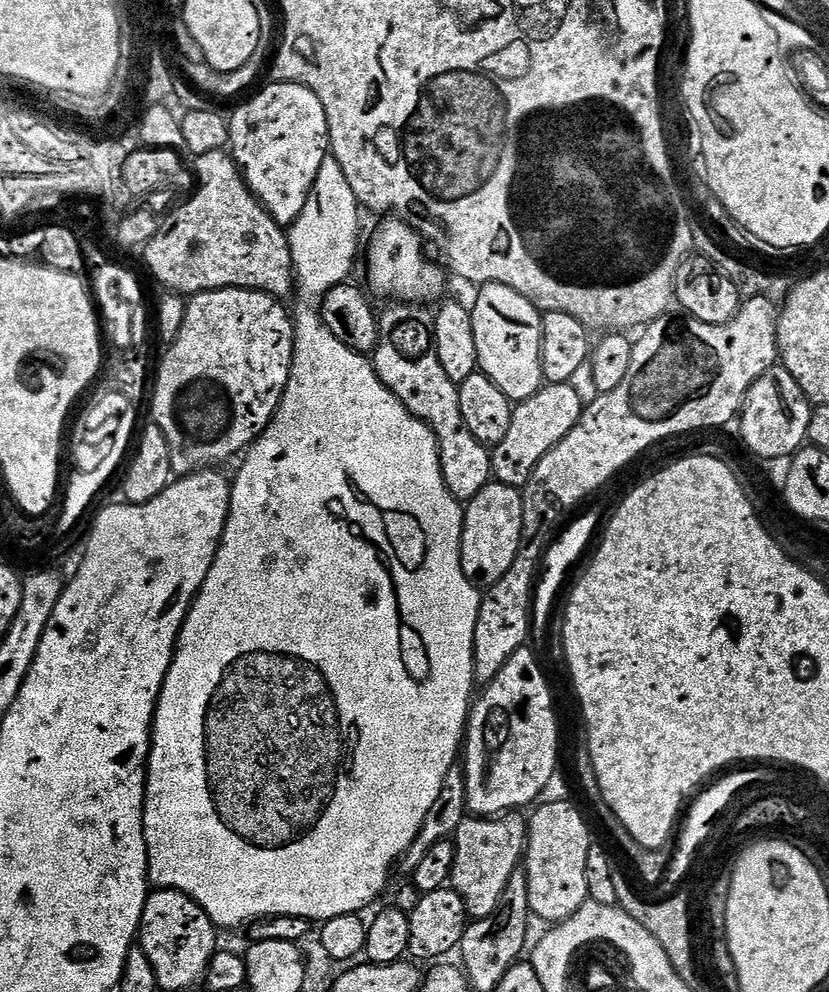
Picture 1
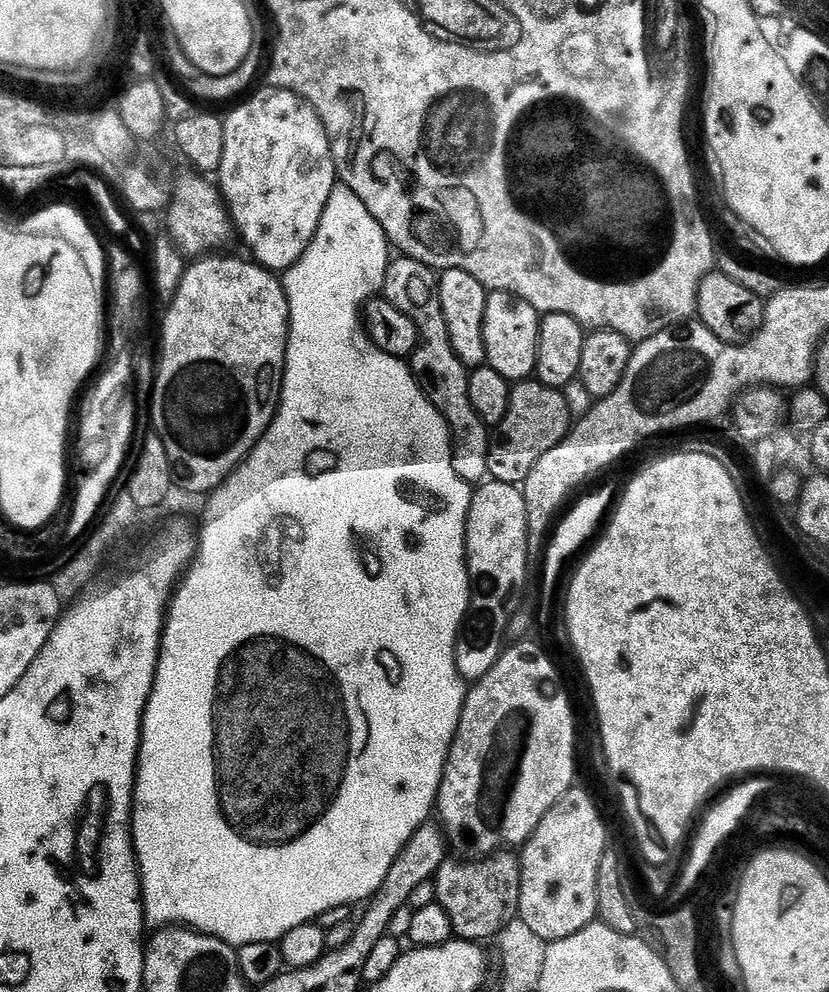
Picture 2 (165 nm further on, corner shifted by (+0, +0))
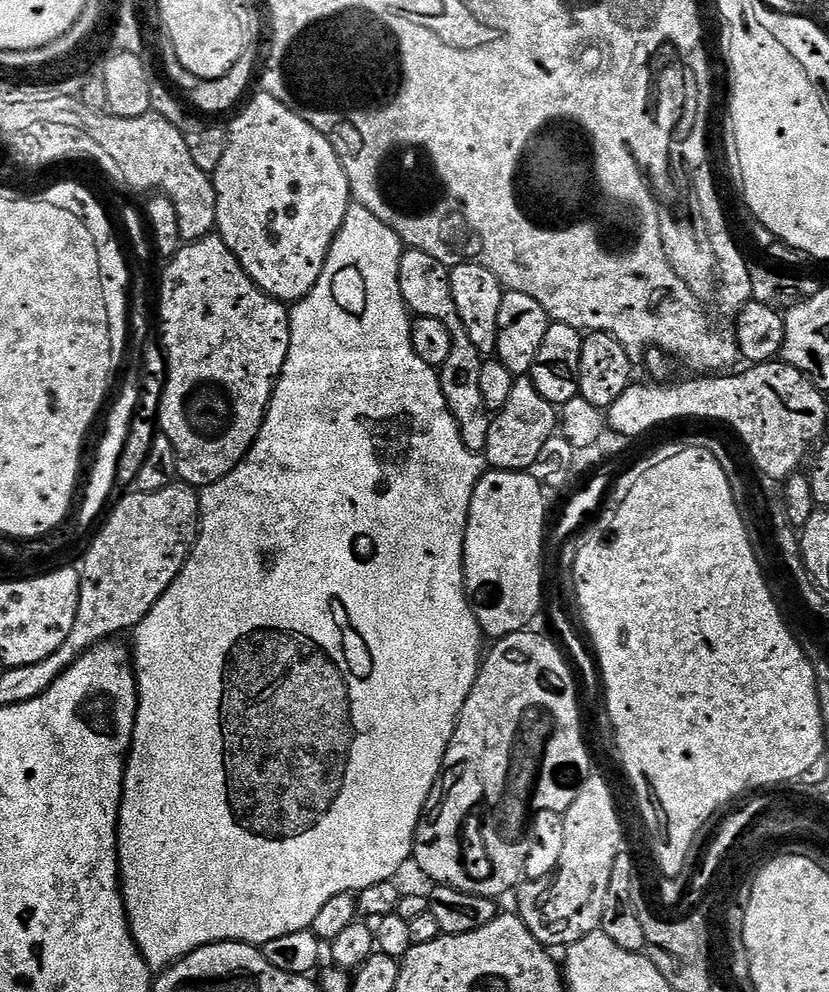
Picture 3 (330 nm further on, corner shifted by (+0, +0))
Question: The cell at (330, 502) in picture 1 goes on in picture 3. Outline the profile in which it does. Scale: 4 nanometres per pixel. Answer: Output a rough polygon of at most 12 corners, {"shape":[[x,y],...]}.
{"shape":[[349,204],[134,630],[149,969],[409,863],[483,455]]}

